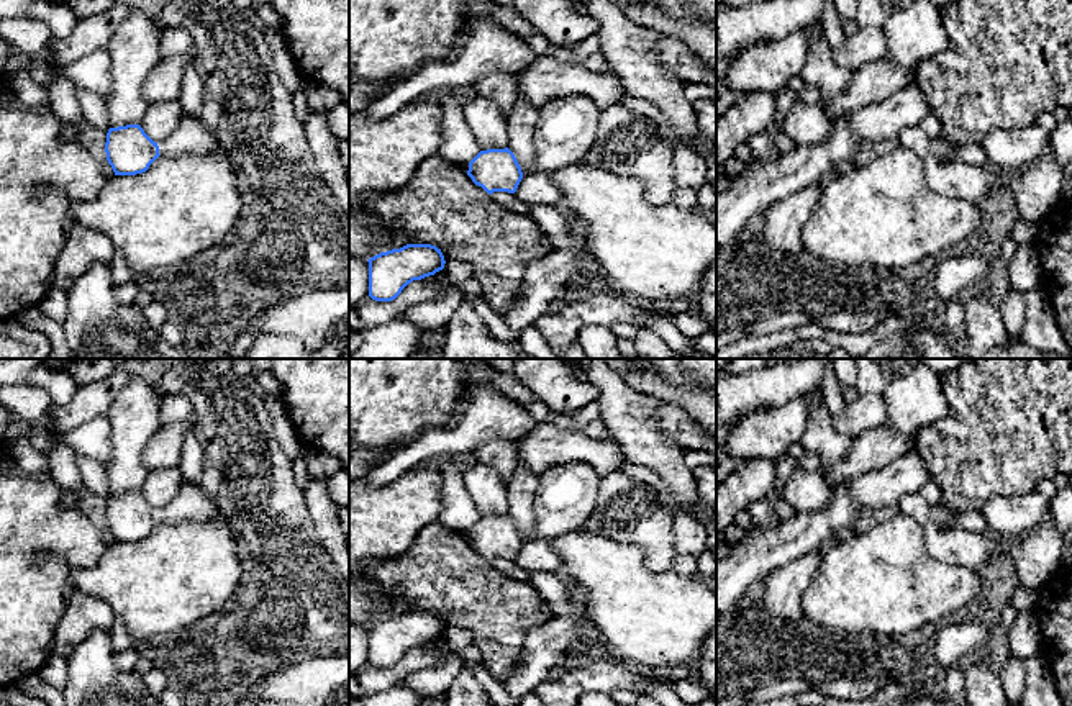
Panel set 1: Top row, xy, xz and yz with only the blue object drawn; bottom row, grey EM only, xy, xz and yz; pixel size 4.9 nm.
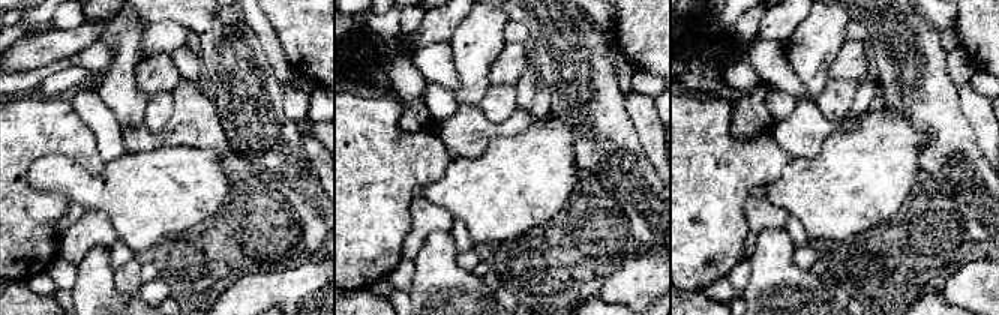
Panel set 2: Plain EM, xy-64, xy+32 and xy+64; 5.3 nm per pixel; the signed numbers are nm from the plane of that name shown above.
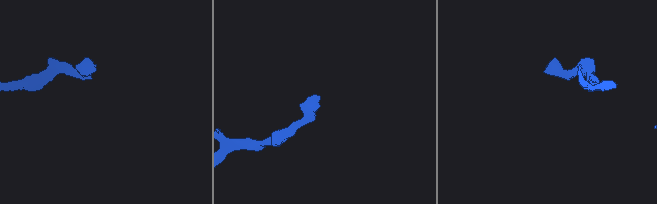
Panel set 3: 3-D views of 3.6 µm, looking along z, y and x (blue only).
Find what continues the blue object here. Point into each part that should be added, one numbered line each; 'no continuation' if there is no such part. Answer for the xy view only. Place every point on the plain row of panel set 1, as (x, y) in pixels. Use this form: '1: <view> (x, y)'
1: xy (190, 503)

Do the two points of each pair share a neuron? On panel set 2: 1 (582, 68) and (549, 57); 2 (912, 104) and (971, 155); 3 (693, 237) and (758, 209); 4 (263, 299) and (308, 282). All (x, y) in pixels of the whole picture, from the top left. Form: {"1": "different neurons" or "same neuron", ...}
{"1": "same neuron", "2": "same neuron", "3": "different neurons", "4": "same neuron"}

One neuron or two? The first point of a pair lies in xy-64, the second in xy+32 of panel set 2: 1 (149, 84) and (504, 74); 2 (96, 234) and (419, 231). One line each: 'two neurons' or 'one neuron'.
1: one neuron
2: one neuron

